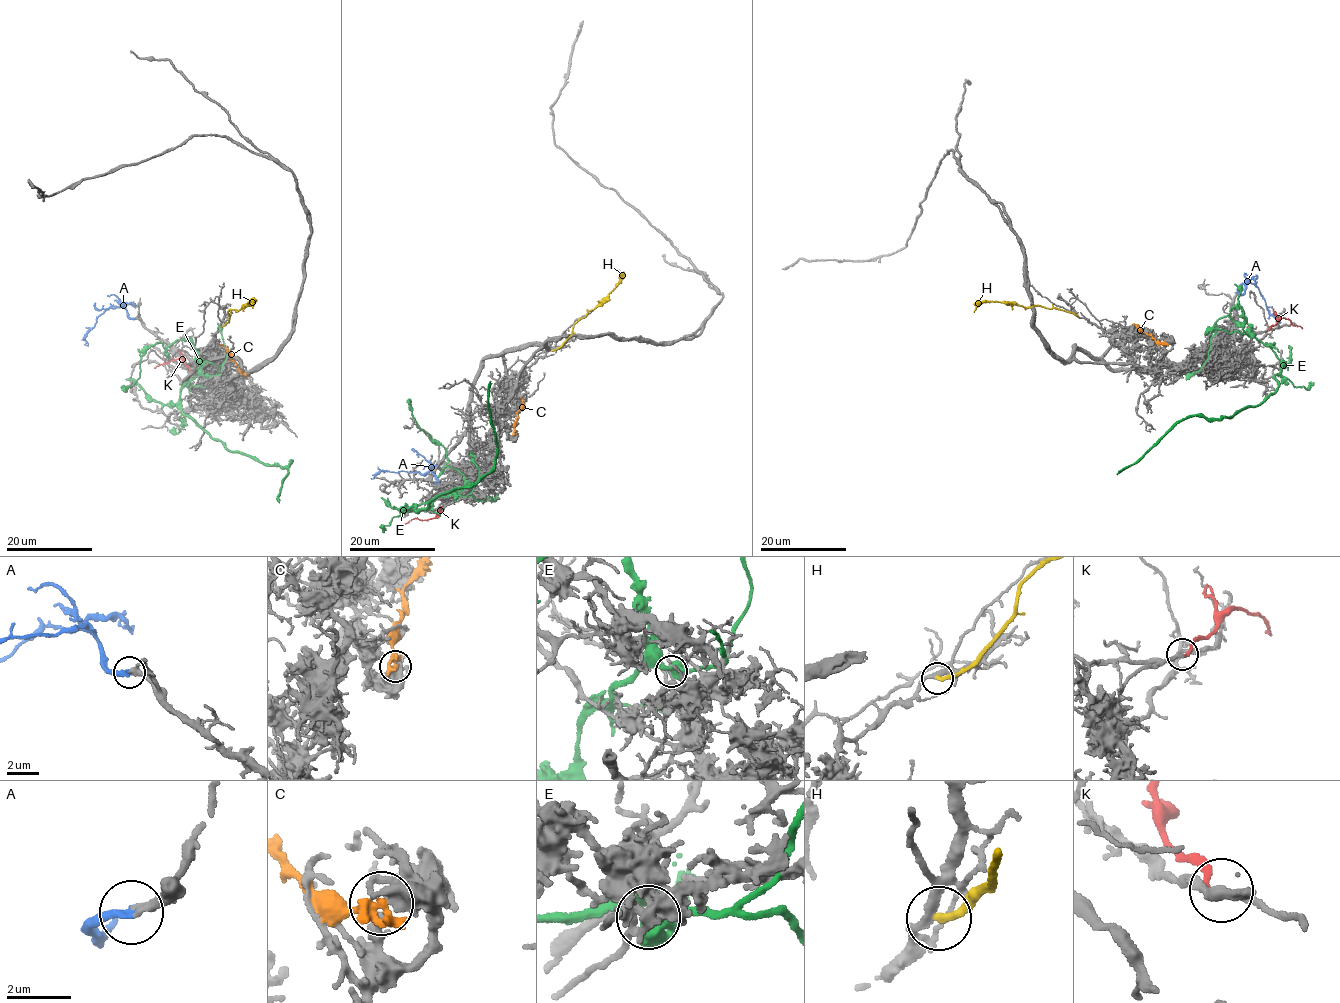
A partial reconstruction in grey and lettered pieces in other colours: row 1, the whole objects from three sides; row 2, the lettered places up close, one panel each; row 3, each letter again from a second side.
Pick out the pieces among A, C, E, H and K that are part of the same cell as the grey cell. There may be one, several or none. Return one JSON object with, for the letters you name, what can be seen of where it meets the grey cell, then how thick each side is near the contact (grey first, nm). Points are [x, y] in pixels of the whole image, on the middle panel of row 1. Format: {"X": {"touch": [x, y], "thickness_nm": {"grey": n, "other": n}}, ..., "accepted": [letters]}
{"A": {"touch": [436, 465], "thickness_nm": {"grey": 200, "other": 260}}, "K": {"touch": [441, 506], "thickness_nm": {"grey": 110, "other": 180}}, "accepted": ["A", "K"]}

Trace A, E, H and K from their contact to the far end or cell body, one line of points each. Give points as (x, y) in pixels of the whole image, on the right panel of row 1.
A: (1239, 294), (1242, 295), (1247, 283), (1254, 282), (1270, 313), (1280, 321)
E: (1251, 336), (1270, 347), (1280, 363), (1272, 393), (1232, 416), (1189, 416), (1117, 474)
H: (1078, 316), (1039, 305), (1025, 307), (985, 301), (974, 312)
K: (1268, 330), (1282, 318), (1302, 328)

